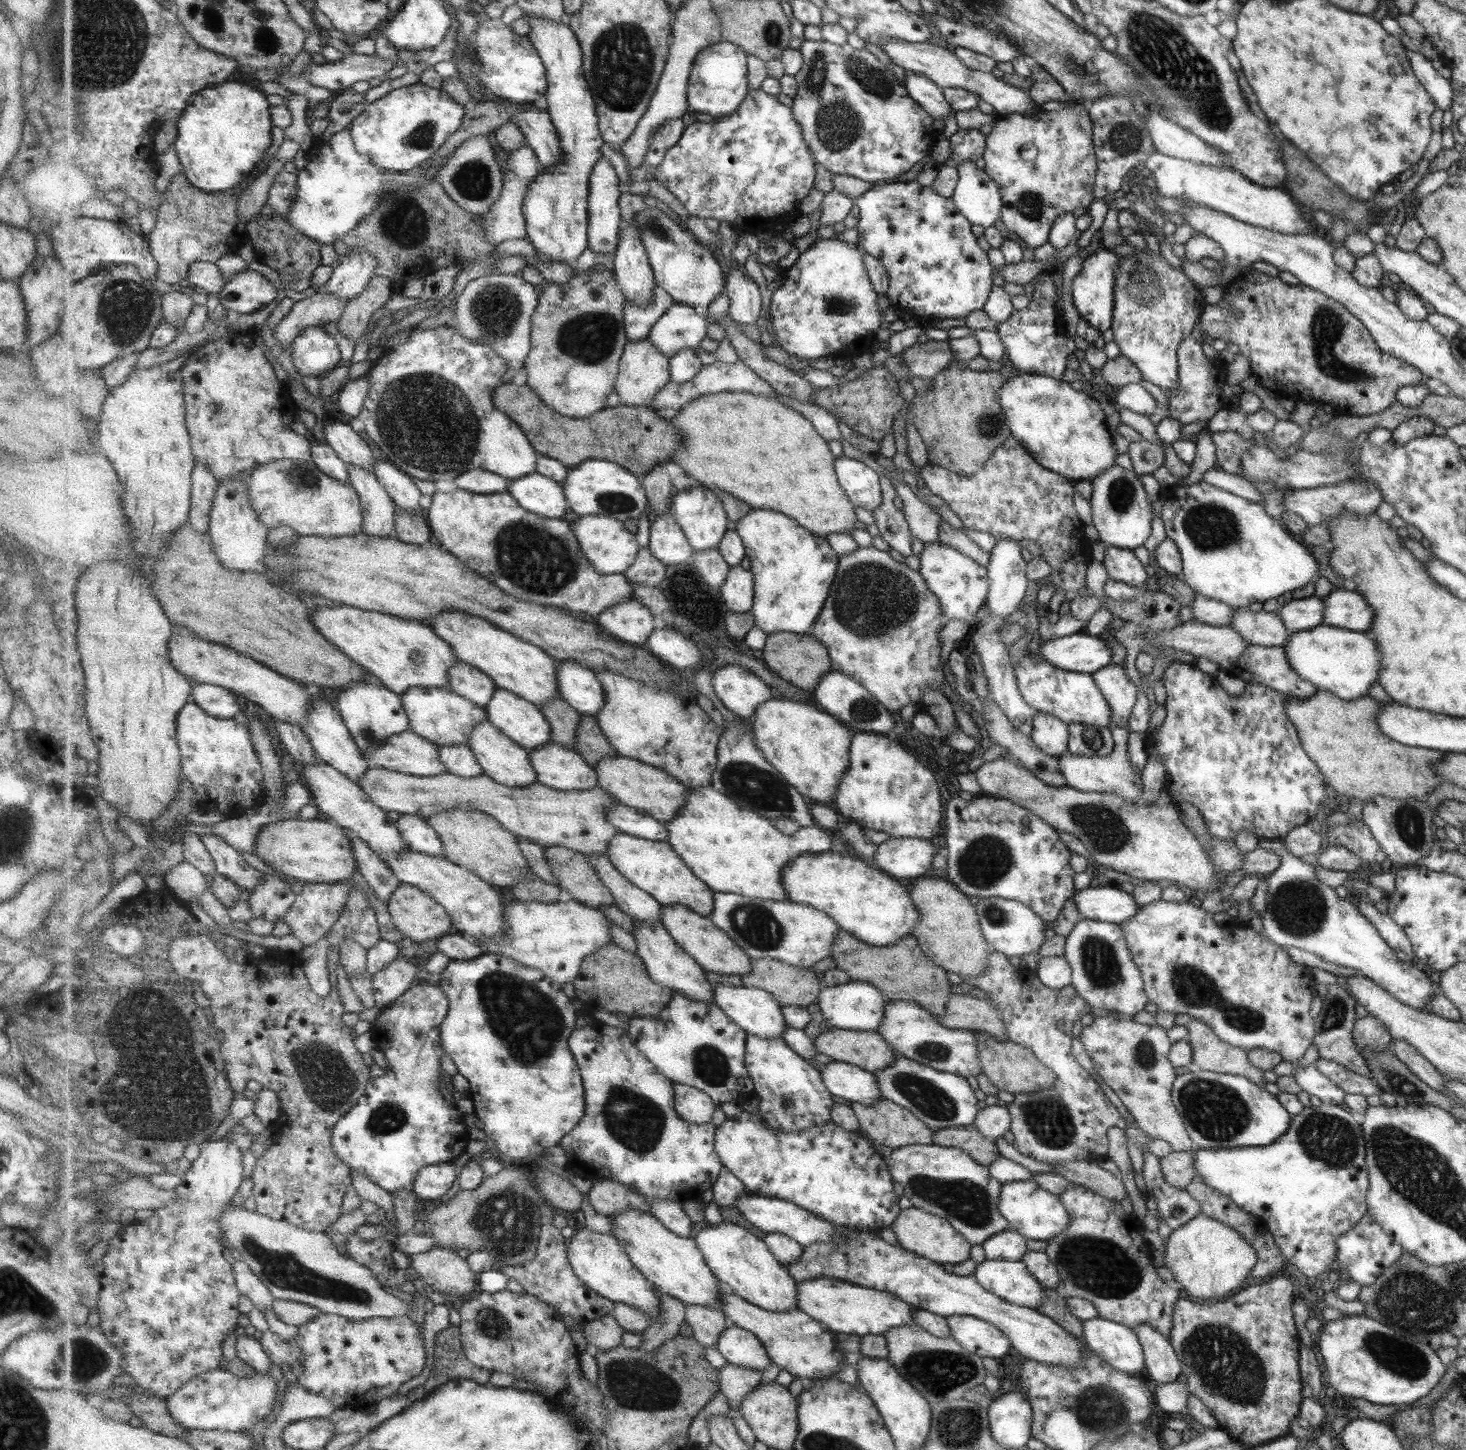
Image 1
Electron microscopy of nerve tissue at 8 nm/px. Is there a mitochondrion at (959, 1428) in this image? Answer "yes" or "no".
yes

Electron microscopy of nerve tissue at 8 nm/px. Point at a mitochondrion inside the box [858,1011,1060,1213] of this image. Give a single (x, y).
(931, 1100)

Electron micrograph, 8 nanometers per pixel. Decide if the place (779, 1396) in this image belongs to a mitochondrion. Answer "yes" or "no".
no

